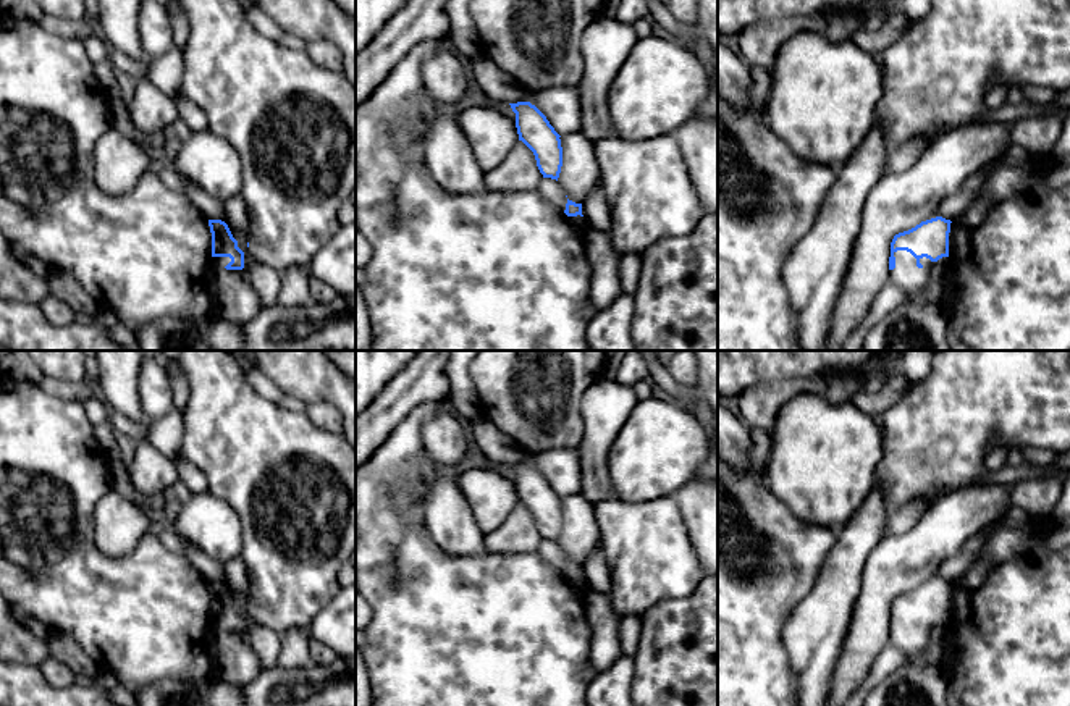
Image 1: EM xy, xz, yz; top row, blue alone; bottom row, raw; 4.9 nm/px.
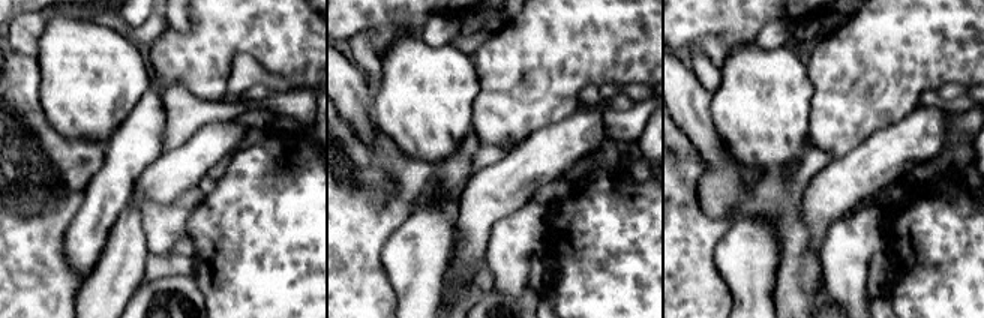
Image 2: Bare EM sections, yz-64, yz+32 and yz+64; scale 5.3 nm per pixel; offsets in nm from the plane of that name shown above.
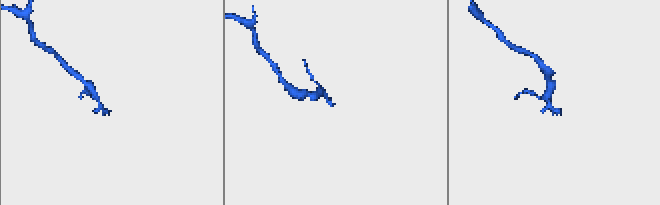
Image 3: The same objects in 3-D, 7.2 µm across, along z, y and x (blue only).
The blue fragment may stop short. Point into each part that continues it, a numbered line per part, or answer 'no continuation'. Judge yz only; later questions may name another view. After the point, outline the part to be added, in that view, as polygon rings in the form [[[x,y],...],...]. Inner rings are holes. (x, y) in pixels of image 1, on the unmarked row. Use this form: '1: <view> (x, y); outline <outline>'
1: yz (915, 643); outline [[[897,612],[894,614],[894,619],[895,630],[889,632],[889,641],[905,653],[905,664],[925,666],[931,661],[934,645],[931,643],[929,633],[934,627],[944,630],[949,619],[942,619],[937,624],[931,624],[926,619],[916,622],[907,612]]]

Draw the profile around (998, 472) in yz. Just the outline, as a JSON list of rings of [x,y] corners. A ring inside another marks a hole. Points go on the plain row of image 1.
[[[1070,451],[1060,452],[1059,460],[1054,465],[1033,465],[1028,462],[1020,465],[1005,465],[994,462],[979,478],[979,483],[1005,483],[1013,486],[1022,480],[1049,478],[1064,470],[1070,470]]]

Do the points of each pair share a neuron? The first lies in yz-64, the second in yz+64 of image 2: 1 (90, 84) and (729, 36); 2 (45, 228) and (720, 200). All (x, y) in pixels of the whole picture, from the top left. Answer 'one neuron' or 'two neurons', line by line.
1: two neurons
2: two neurons

